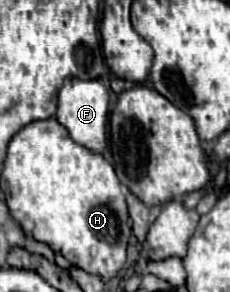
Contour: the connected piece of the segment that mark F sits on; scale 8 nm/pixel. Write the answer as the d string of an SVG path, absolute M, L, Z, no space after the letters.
M66 77L60 95L58 95L58 111L56 119L70 131L70 137L96 153L102 153L108 147L107 121L109 107L109 90L99 79L78 79L78 77Z

